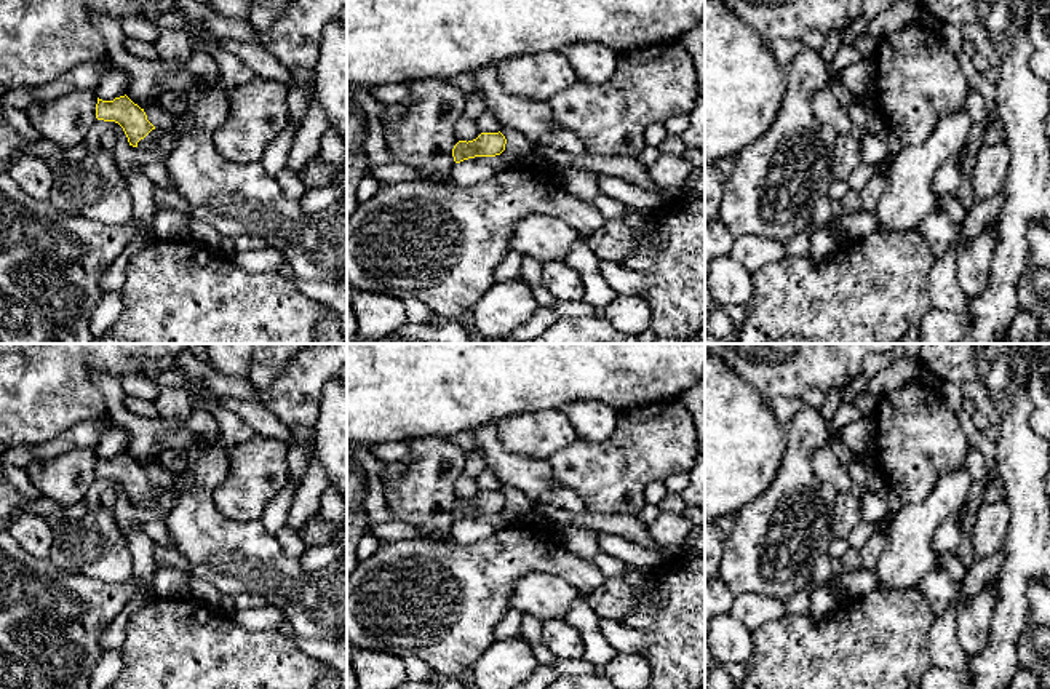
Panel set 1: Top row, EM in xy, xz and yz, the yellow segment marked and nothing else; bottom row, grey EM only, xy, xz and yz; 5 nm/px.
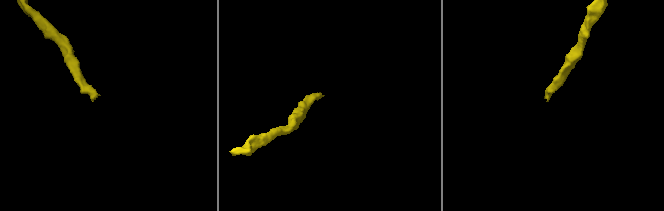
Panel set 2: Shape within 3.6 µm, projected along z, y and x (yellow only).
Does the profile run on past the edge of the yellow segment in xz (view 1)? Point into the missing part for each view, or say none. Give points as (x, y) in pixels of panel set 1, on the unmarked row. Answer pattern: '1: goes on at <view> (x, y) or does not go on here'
1: does not go on here

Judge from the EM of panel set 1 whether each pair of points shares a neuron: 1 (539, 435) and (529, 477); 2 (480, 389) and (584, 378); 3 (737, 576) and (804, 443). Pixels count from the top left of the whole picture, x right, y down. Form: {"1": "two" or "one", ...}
{"1": "two", "2": "one", "3": "one"}

